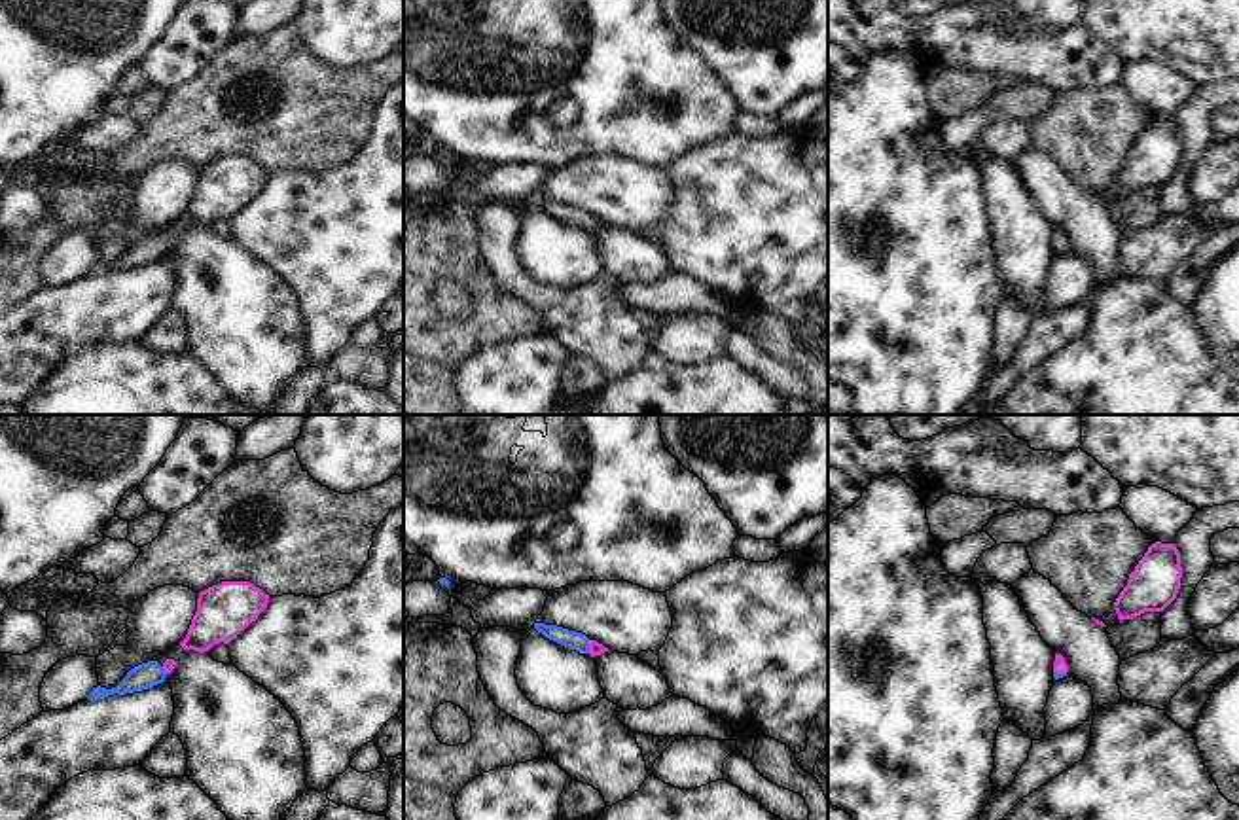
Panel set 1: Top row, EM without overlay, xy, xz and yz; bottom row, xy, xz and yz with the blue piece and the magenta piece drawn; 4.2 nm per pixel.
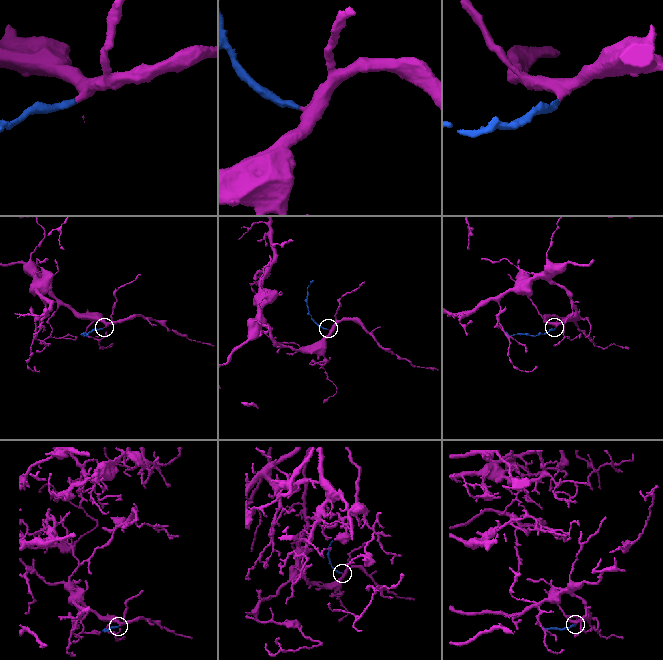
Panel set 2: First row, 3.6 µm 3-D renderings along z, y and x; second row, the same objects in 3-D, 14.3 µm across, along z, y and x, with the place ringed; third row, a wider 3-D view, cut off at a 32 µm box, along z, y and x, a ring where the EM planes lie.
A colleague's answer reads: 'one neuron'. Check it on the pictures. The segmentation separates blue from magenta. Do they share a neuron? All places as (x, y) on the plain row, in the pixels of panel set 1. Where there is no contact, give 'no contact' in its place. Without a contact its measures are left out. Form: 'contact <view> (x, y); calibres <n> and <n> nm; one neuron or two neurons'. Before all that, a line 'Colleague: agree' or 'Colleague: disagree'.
Colleague: agree
contact xz (588, 222); calibres 80 and 60 nm; one neuron

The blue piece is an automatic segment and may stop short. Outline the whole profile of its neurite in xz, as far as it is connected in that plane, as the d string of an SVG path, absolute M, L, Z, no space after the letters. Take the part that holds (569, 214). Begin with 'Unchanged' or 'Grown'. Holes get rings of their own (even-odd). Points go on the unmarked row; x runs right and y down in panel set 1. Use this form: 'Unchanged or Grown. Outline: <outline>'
Grown. Outline: M534 199L534 205L542 208L546 214L580 229L589 229L591 233L610 227L597 216L589 216L585 210L568 206L557 201Z

